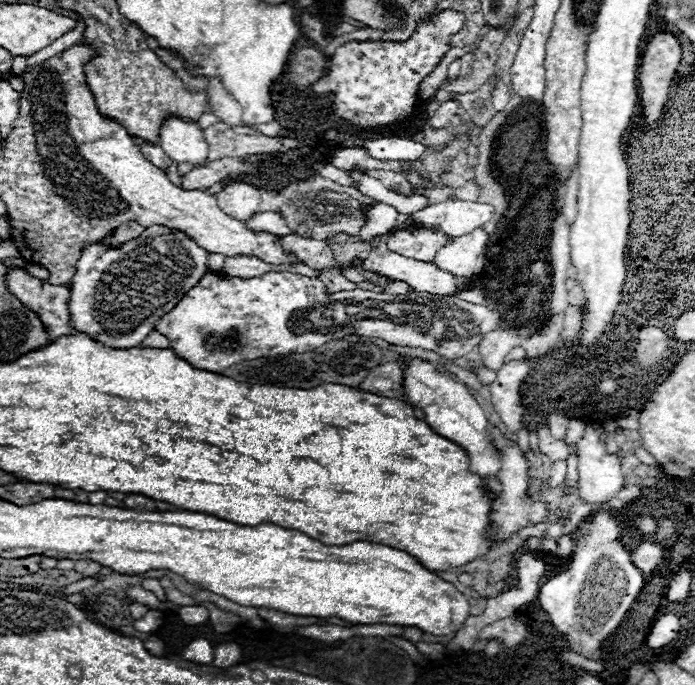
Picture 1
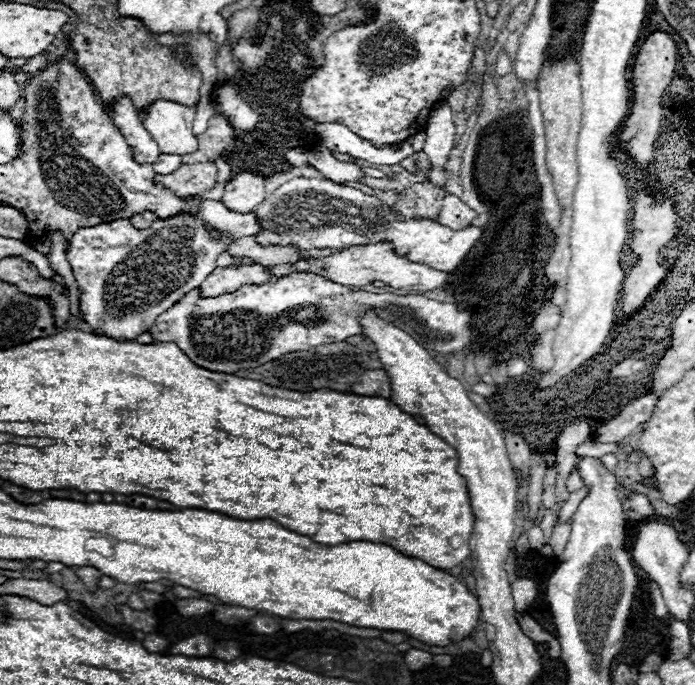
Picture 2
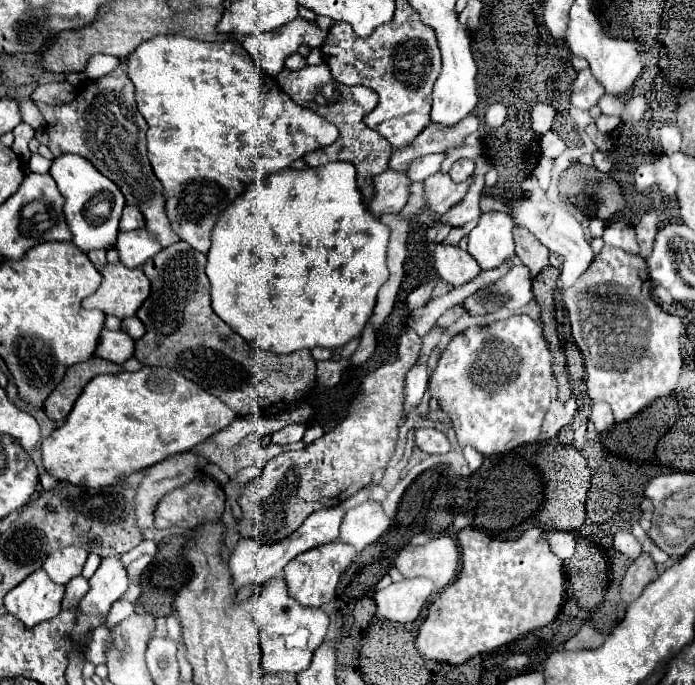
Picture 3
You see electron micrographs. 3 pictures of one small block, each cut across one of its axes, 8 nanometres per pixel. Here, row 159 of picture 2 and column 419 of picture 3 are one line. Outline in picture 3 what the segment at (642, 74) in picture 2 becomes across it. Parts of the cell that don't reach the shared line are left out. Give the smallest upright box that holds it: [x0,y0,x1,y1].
[416,526,564,664]

